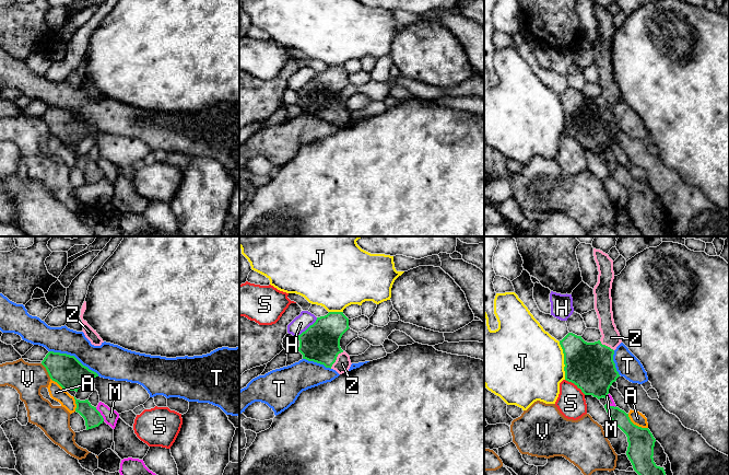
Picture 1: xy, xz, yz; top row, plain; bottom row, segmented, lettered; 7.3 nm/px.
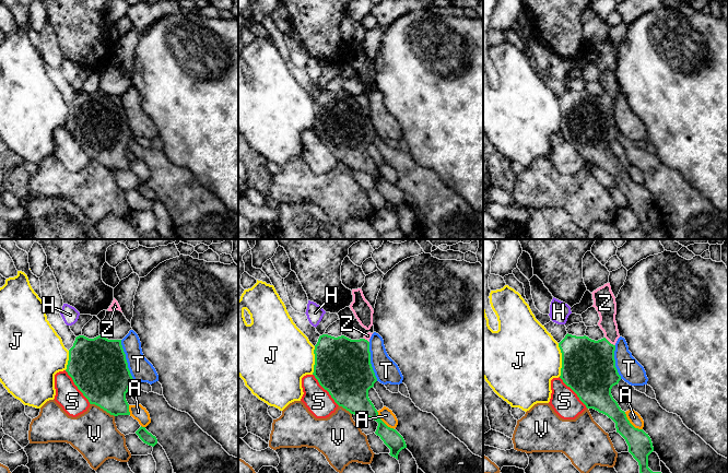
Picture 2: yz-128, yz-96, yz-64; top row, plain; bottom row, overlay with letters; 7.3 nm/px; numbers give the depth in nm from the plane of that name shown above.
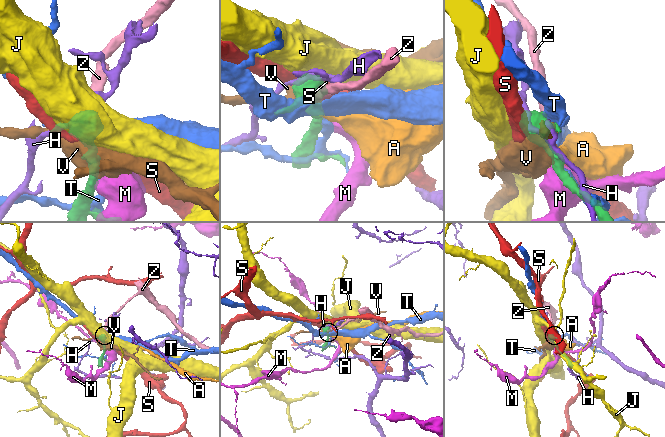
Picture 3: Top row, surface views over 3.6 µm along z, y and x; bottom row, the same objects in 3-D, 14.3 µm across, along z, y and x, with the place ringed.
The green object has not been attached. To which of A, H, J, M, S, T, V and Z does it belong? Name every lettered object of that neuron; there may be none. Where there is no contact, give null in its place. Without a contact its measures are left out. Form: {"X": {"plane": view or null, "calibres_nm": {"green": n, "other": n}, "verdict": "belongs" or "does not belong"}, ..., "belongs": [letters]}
{"A": {"plane": "yz", "calibres_nm": {"green": 190, "other": 100}, "verdict": "does not belong"}, "H": {"plane": "xz", "calibres_nm": {"green": 280, "other": 120}, "verdict": "does not belong"}, "J": {"plane": "yz", "calibres_nm": {"green": 340, "other": 500}, "verdict": "does not belong"}, "M": {"plane": "xy", "calibres_nm": {"green": 130, "other": 110}, "verdict": "does not belong"}, "S": {"plane": "yz", "calibres_nm": {"green": 340, "other": 200}, "verdict": "does not belong"}, "T": {"plane": "xy", "calibres_nm": {"green": 220, "other": 240}, "verdict": "does not belong"}, "V": {"plane": "xy", "calibres_nm": {"green": 220, "other": 240}, "verdict": "does not belong"}, "Z": {"plane": "xz", "calibres_nm": {"green": 280, "other": 120}, "verdict": "belongs"}, "belongs": ["Z"]}

